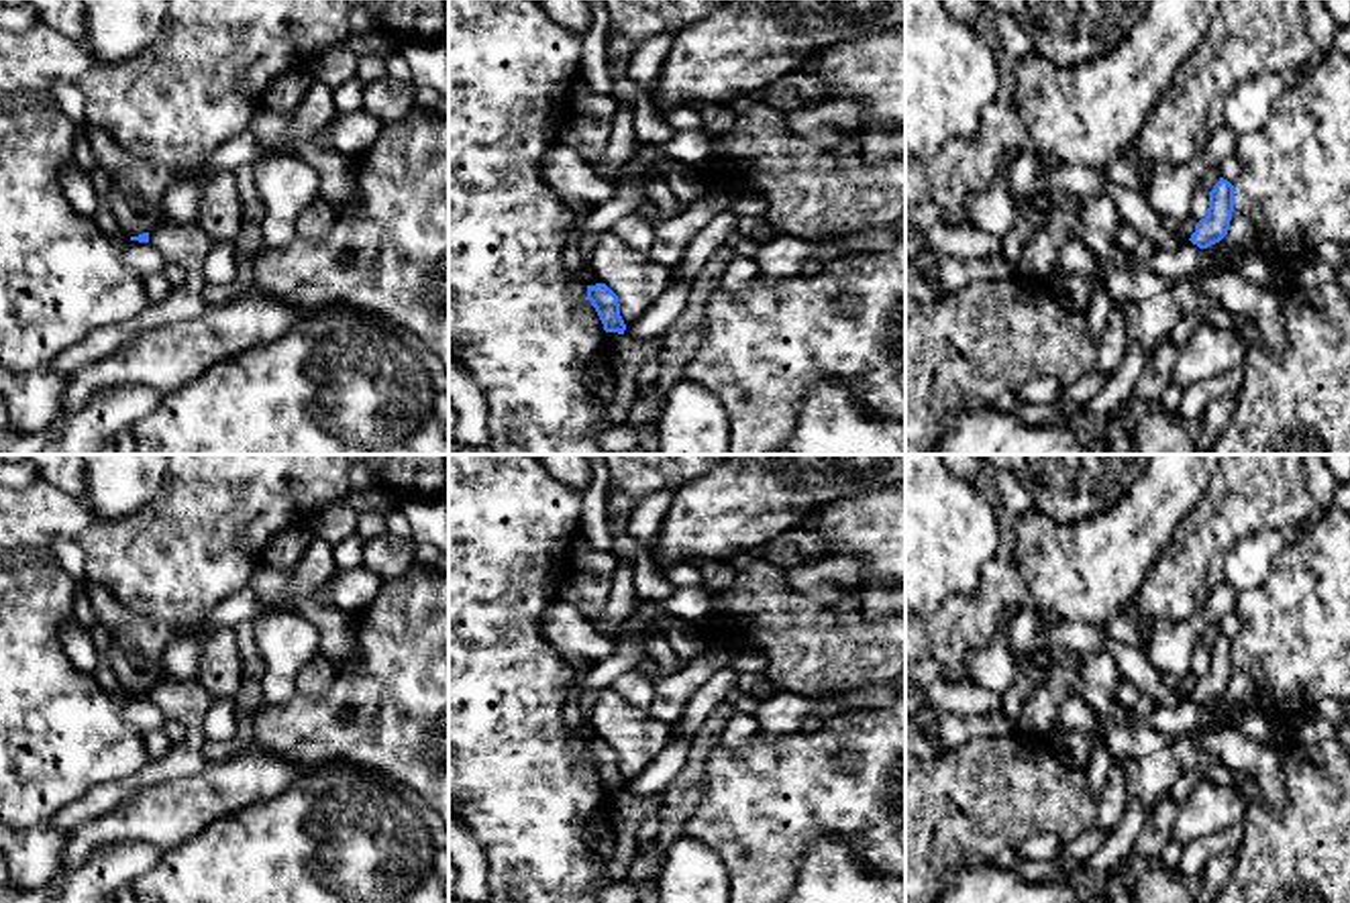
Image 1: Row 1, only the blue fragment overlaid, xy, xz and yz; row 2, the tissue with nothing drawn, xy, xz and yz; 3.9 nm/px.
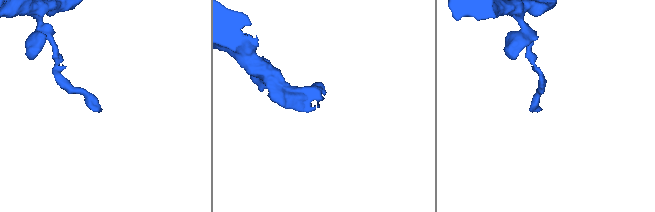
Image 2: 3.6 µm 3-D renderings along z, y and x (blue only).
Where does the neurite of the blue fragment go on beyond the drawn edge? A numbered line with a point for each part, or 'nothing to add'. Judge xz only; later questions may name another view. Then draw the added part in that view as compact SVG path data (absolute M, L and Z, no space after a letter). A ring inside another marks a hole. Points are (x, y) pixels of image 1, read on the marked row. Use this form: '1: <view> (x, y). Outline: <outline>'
nothing to add

